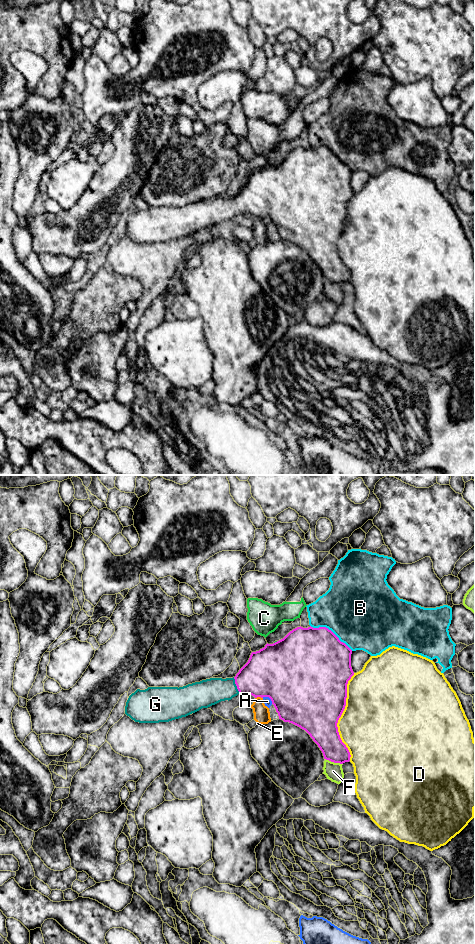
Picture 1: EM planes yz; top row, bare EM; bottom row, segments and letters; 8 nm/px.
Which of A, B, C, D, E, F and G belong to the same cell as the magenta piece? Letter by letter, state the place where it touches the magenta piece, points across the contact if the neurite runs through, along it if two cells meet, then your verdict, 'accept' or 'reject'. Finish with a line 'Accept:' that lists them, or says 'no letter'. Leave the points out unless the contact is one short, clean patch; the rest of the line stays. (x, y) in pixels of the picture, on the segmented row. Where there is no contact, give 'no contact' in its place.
A: yz (268, 696) | along yz (262, 697), (268, 697), (272, 703) | reject
B: yz (331, 631) | reject
C: yz (275, 642) | reject
D: yz (340, 716) | reject
E: yz (258, 696) | reject
F: yz (334, 762) | reject
G: yz (236, 685) | across yz (265, 674), (236, 685), (206, 693) | accept
Accept: G

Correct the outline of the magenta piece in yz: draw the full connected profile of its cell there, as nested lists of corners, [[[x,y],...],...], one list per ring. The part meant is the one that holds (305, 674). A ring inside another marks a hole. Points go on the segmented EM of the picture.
[[[297,627],[283,639],[266,644],[259,651],[252,652],[248,662],[233,678],[210,678],[188,684],[183,687],[148,687],[132,693],[125,706],[125,714],[139,723],[169,722],[186,717],[202,708],[208,708],[221,701],[231,700],[238,694],[250,694],[257,697],[269,697],[279,719],[292,723],[305,730],[323,753],[324,759],[343,764],[350,761],[350,752],[342,742],[337,723],[341,717],[347,698],[347,684],[354,672],[351,667],[352,650],[328,628]]]

